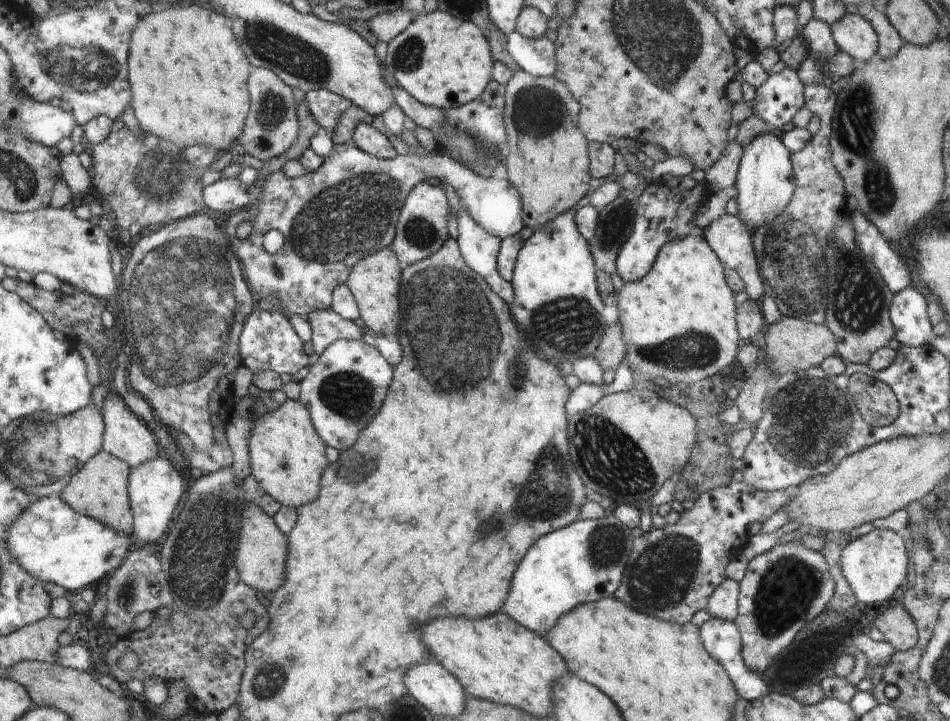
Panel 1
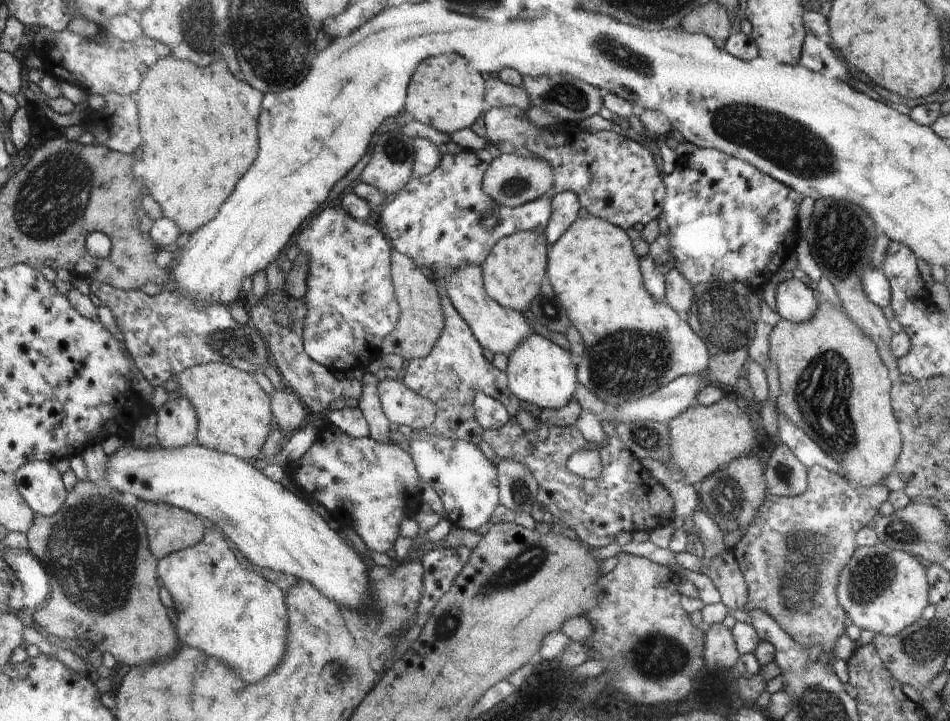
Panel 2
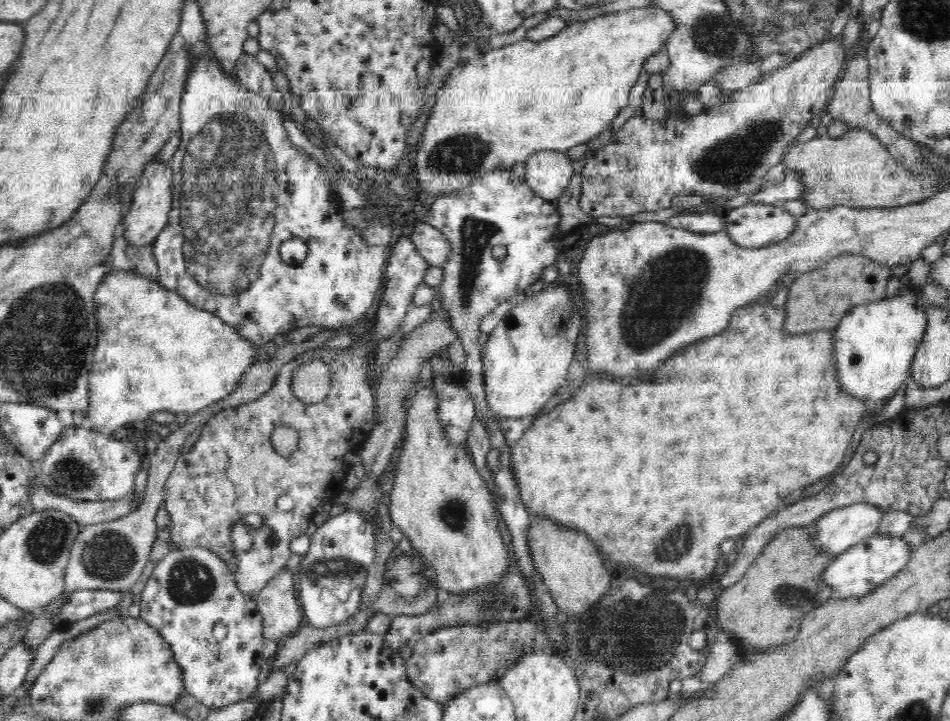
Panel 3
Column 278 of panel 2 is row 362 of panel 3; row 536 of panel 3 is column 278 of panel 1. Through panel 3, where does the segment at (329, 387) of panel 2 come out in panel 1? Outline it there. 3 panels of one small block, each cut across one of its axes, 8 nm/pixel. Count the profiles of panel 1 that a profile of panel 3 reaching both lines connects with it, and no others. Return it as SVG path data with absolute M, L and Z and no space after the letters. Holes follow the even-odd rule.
M397 84L393 86L396 103L402 112L417 126L431 130L439 146L444 146L443 149L440 147L437 152L405 156L398 154L391 159L382 159L364 152L356 144L338 143L333 146L333 151L327 157L323 157L323 163L318 170L307 172L295 179L284 175L282 170L270 173L262 181L261 202L252 209L242 209L239 213L231 214L226 223L227 235L230 236L231 243L235 244L238 256L241 256L242 264L245 265L250 288L253 288L262 299L268 299L269 295L276 294L282 302L281 309L286 313L300 314L306 319L309 312L330 309L333 291L345 284L352 267L366 255L372 255L373 252L390 246L408 193L414 186L424 181L444 183L444 180L447 180L448 189L452 191L457 204L466 207L473 219L482 225L486 232L494 236L502 239L514 236L519 234L525 226L522 220L522 201L519 192L507 178L495 179L490 176L493 168L502 160L499 158L499 152L492 155L486 153L467 133L462 133L447 124L444 109L422 104L402 87L398 87ZM458 156L463 157L468 164L476 165L476 172L460 164L457 161ZM248 221L252 223L250 236L245 239L240 238L239 226ZM271 229L279 230L284 236L283 248L276 254L268 253L262 246L264 234Z

